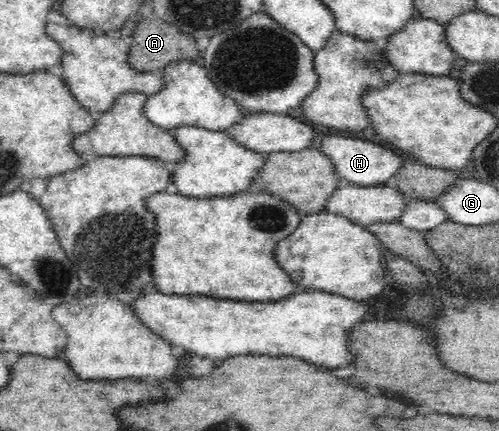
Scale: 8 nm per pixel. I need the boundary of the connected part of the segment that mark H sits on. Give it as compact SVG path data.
M337 135L325 136L320 150L331 160L335 168L335 174L343 184L356 184L359 186L382 185L393 177L405 162L393 150L384 148L369 140Z

